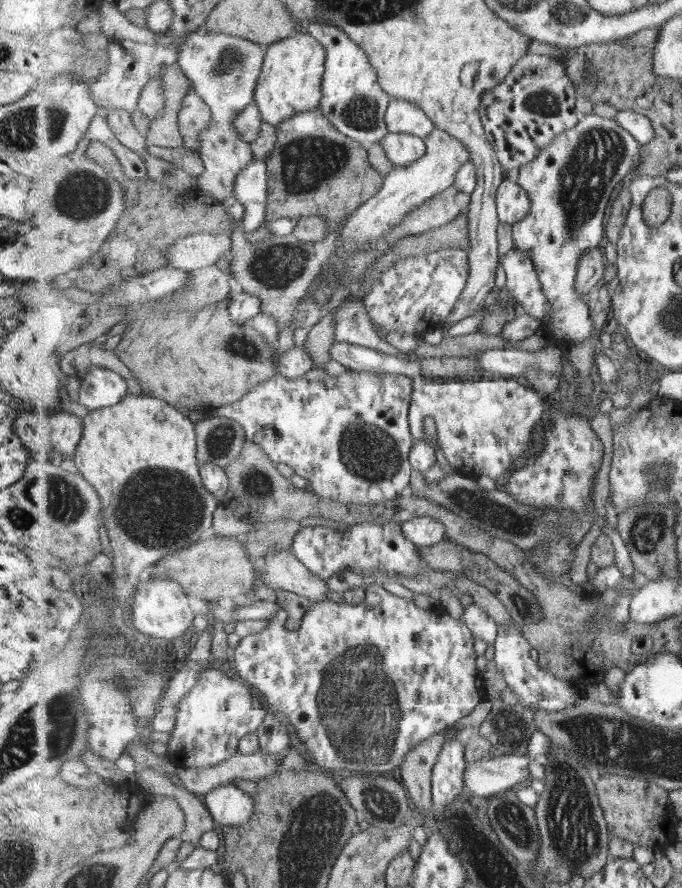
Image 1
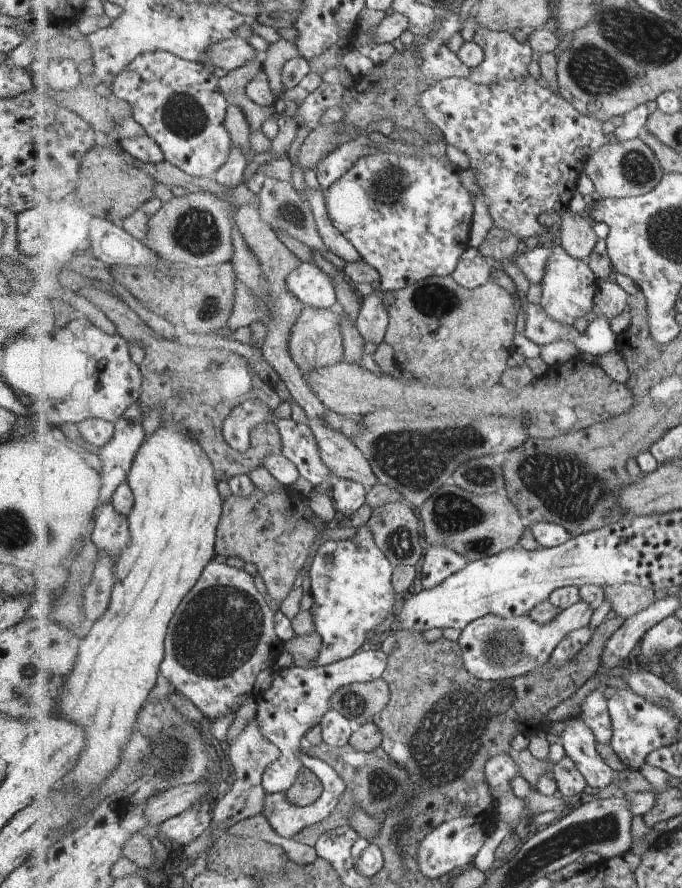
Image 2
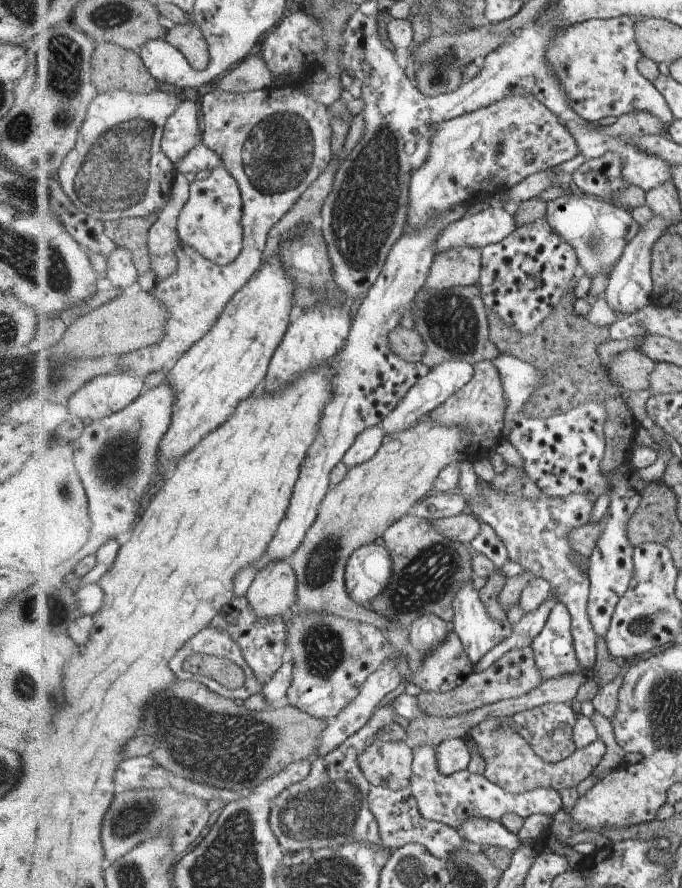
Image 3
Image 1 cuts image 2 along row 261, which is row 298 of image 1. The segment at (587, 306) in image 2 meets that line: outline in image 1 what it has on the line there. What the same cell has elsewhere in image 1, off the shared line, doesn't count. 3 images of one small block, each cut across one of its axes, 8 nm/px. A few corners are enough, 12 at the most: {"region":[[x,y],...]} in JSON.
{"region":[[583,116],[514,175],[512,226],[552,305],[549,343],[589,341],[578,265],[640,165],[615,118]]}

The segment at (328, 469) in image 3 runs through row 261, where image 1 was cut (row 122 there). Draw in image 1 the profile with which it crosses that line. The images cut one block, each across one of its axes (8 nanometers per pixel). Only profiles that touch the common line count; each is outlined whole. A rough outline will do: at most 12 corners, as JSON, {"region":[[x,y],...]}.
{"region":[[392,99],[389,132],[427,138],[436,124],[417,103]]}

